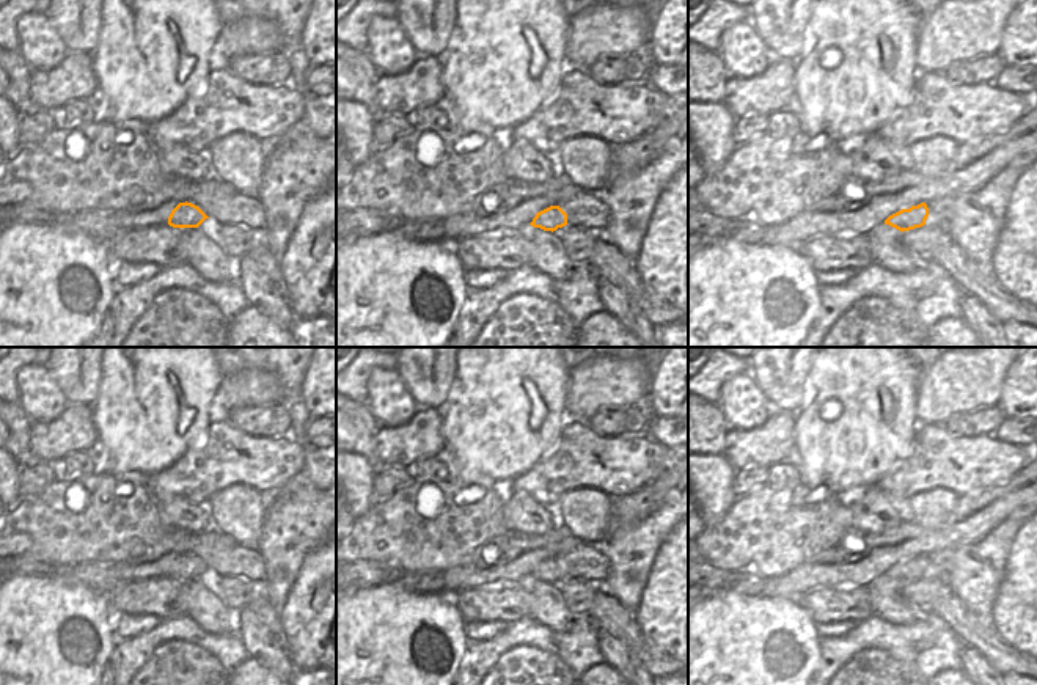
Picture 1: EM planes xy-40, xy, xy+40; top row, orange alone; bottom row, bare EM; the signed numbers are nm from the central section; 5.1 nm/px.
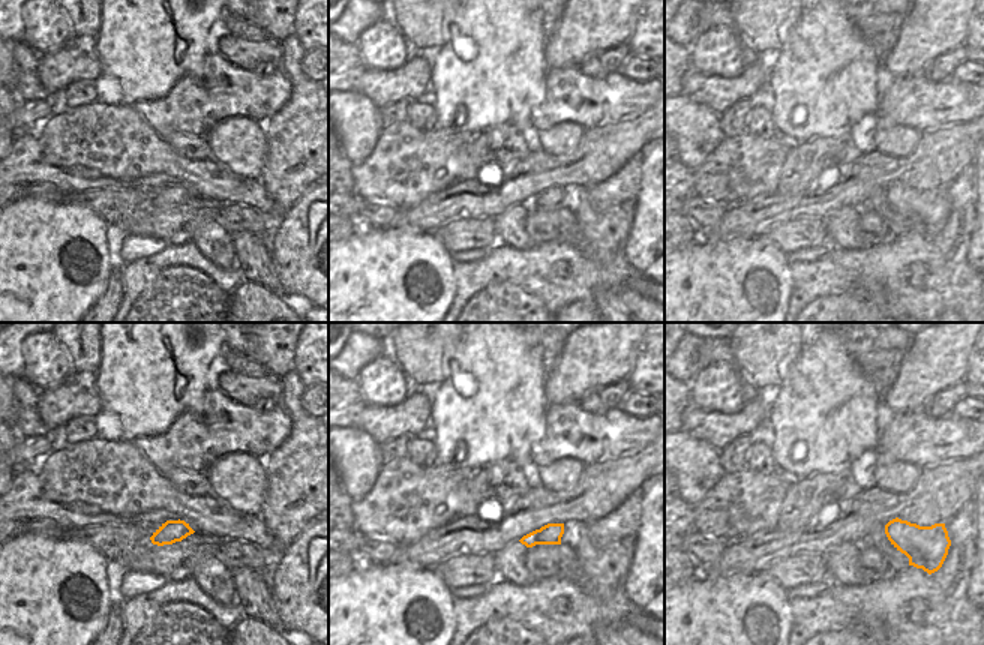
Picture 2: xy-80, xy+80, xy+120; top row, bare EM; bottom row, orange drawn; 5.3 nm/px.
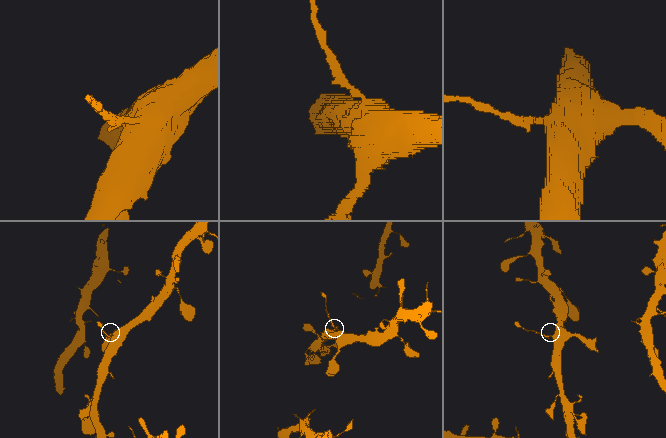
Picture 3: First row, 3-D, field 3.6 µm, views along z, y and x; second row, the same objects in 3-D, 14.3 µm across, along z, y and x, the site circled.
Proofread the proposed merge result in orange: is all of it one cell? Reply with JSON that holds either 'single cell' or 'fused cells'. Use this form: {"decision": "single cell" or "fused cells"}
{"decision": "fused cells"}

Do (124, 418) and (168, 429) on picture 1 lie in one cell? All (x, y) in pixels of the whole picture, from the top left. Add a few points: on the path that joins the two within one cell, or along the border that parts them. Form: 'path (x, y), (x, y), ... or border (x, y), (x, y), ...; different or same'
path (135, 421), (157, 423); same

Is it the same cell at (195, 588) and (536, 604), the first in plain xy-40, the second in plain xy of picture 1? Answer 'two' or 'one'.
one

